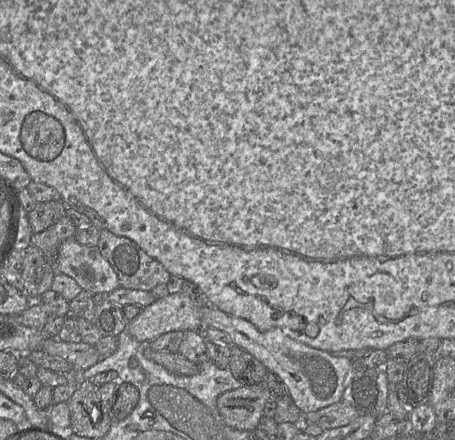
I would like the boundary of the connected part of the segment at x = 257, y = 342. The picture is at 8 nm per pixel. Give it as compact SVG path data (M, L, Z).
M207 303L201 306L203 328L212 327L225 332L232 346L244 349L272 371L286 385L289 396L303 415L315 412L342 400L344 381L352 362L341 356L310 347L286 334L281 329L260 330L249 320L236 317Z

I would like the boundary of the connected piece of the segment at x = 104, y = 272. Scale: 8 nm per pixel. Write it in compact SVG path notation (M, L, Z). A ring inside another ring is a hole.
M75 237L59 247L56 272L74 279L92 294L109 293L120 287L117 273L97 246L83 245Z

